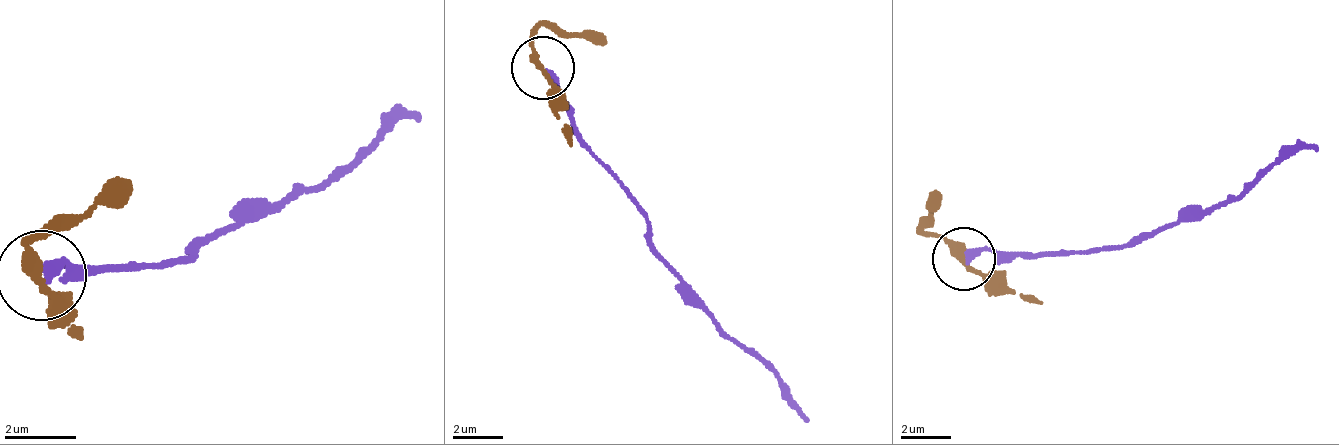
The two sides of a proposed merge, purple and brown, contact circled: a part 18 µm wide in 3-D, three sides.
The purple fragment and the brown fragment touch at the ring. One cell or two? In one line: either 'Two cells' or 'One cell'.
Two cells

